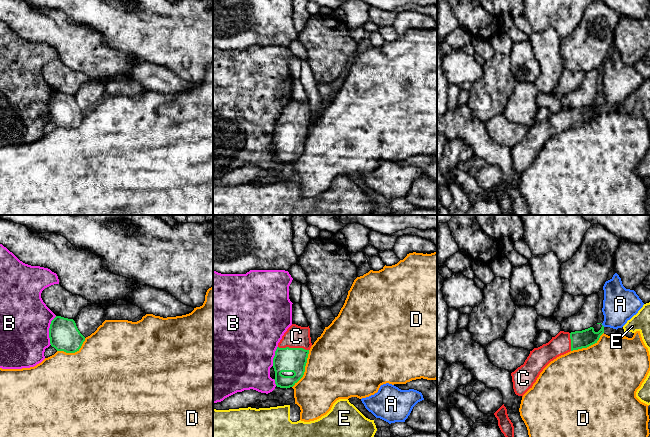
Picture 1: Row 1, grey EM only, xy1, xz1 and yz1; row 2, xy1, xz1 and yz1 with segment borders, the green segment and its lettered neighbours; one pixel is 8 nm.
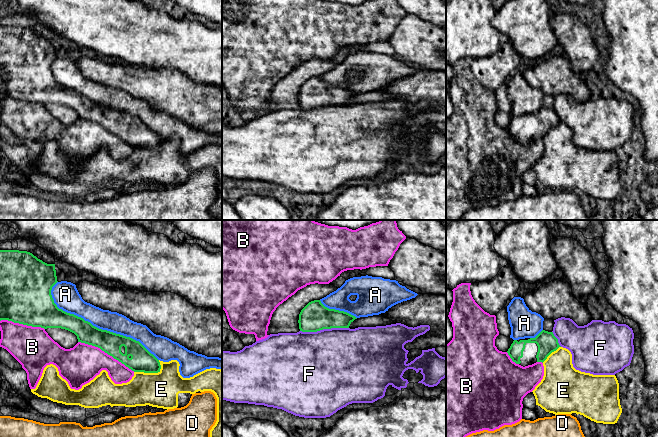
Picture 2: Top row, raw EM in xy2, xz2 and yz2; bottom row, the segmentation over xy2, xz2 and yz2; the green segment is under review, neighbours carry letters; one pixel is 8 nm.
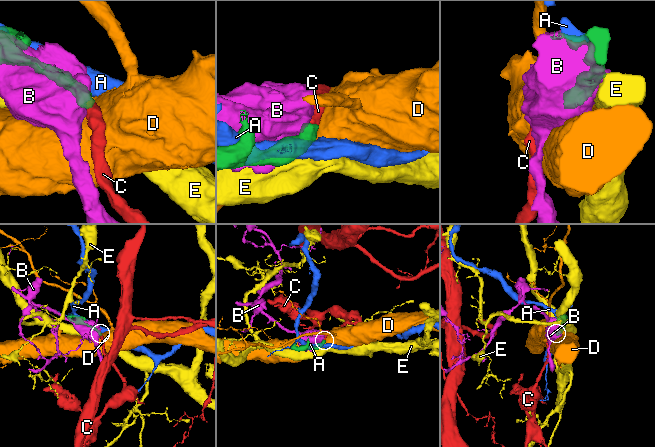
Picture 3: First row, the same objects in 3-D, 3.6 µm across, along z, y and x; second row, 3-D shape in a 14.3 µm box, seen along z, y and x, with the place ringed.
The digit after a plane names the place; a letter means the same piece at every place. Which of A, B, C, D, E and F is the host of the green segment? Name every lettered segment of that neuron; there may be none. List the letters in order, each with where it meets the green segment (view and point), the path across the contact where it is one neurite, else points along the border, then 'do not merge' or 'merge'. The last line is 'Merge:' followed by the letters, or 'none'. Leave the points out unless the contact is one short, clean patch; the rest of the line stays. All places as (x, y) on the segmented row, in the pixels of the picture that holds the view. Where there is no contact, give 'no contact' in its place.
A: xy2 (98, 328) | do not merge
B: xy2 (106, 352) | do not merge
C: xz1 (293, 348) | across xz1 (287, 359), (291, 355), (293, 348), (296, 336) | merge
D: xz1 (304, 369) | along xz1 (309, 350), (304, 374), (292, 387) | do not merge
E: xy2 (149, 372) | do not merge
F: xz2 (324, 328) | do not merge
Merge: C

